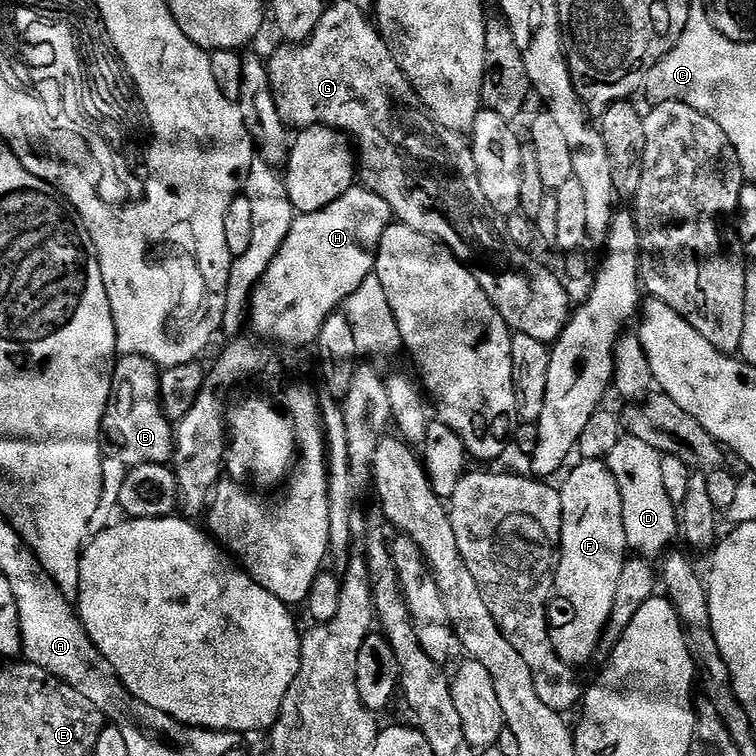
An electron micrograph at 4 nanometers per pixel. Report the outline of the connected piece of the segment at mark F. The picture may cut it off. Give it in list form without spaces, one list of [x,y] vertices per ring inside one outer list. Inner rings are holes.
[[[604,460],[579,461],[580,465],[564,480],[564,488],[559,489],[562,498],[562,526],[560,527],[560,551],[554,569],[554,592],[568,603],[572,613],[551,629],[552,645],[562,658],[562,662],[573,666],[588,664],[596,647],[600,644],[600,636],[605,635],[608,620],[612,616],[614,598],[618,590],[618,578],[624,569],[624,562],[630,549],[624,519],[622,518],[622,494],[618,490],[618,482]]]

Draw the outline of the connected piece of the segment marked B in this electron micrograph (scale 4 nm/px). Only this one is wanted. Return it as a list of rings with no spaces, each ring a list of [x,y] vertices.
[[[120,356],[112,371],[112,393],[108,399],[108,410],[104,413],[103,439],[111,451],[122,462],[130,466],[137,464],[168,464],[174,447],[174,424],[166,418],[160,405],[160,372],[154,362],[144,356]]]

